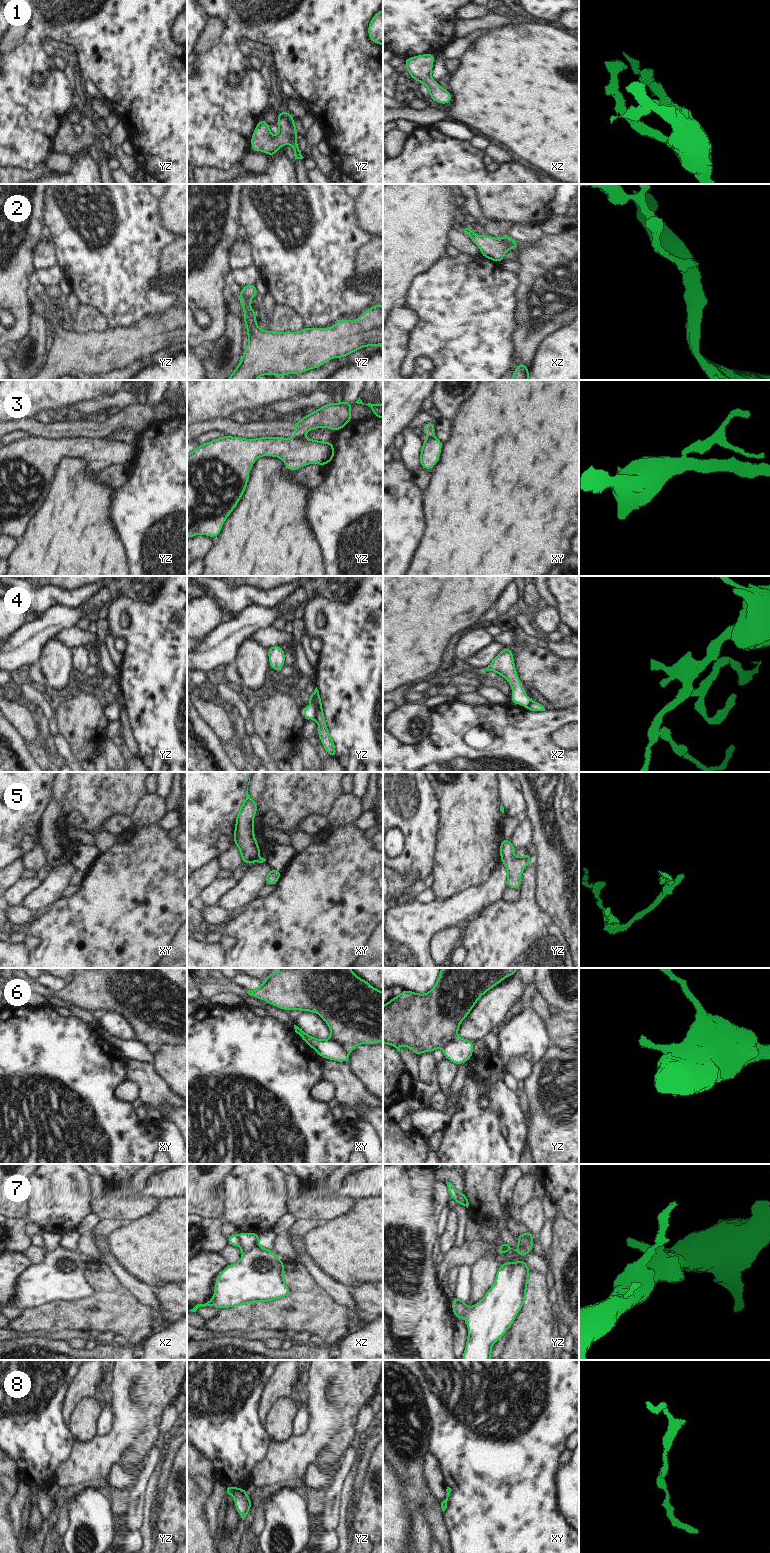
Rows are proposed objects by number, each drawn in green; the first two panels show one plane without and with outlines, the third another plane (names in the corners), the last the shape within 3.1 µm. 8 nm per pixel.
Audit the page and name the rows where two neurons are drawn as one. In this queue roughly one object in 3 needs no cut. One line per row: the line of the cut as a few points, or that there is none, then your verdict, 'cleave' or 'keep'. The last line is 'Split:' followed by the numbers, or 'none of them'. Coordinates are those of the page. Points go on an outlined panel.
1: no cut; keep
2: cut in xz along (500, 239), (514, 248); cleave
3: cut in yz along (296, 434), (299, 436); cleave
4: cut in yz along (310, 704), (315, 708), (316, 718); cleave
5: no cut; keep
6: cut in xy along (330, 1037), (348, 1053); cleave
7: cut in xz along (239, 1234), (241, 1246); cleave
8: no cut; keep
Split: 2, 3, 4, 6, 7

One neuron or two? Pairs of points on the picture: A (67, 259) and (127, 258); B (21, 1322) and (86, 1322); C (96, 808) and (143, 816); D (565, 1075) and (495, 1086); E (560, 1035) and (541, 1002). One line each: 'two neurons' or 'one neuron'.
A: one neuron
B: one neuron
C: two neurons
D: two neurons
E: one neuron

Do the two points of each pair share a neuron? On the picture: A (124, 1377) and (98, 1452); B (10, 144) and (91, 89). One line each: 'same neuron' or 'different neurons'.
A: same neuron
B: different neurons

